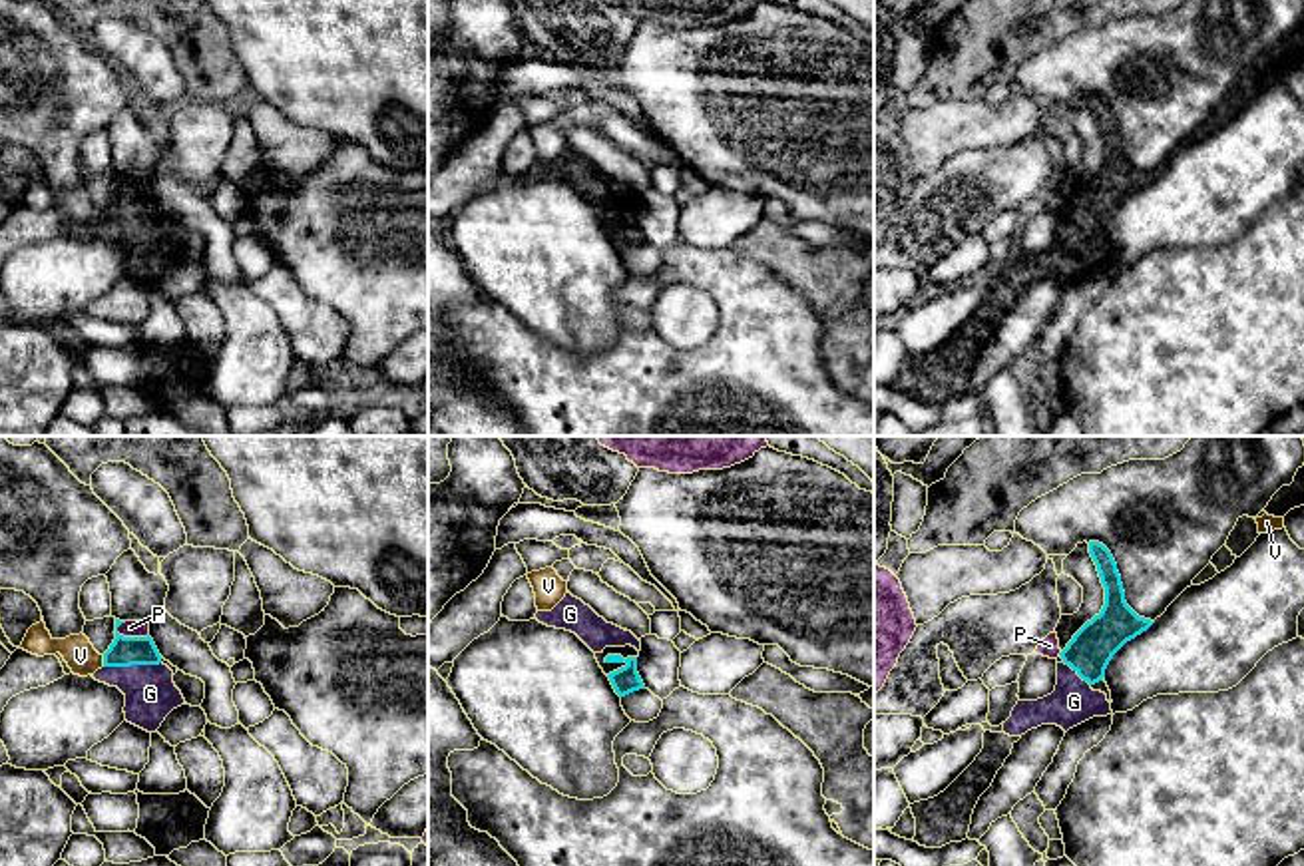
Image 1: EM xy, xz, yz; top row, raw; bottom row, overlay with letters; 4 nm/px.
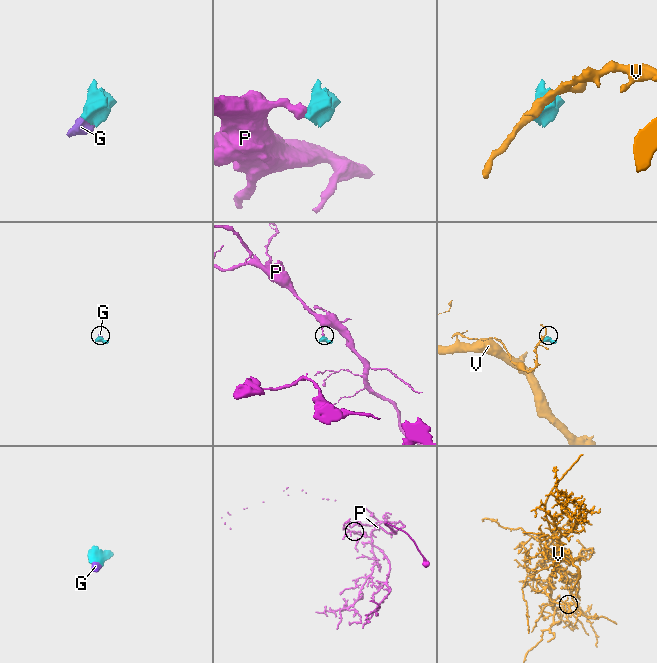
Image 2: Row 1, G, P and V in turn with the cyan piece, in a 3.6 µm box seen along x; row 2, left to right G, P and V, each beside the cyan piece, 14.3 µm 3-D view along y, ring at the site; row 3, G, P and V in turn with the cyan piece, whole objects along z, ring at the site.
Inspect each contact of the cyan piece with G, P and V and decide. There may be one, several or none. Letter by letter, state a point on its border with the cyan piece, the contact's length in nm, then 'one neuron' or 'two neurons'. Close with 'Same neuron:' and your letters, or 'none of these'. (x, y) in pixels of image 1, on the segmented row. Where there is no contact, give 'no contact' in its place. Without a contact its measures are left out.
G: xy (132, 663) | 240 nm | one neuron
P: xy (132, 638) | 140 nm | two neurons
V: xy (104, 661) | 50 nm | two neurons
Same neuron: G

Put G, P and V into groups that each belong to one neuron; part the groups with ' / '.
G / P / V

